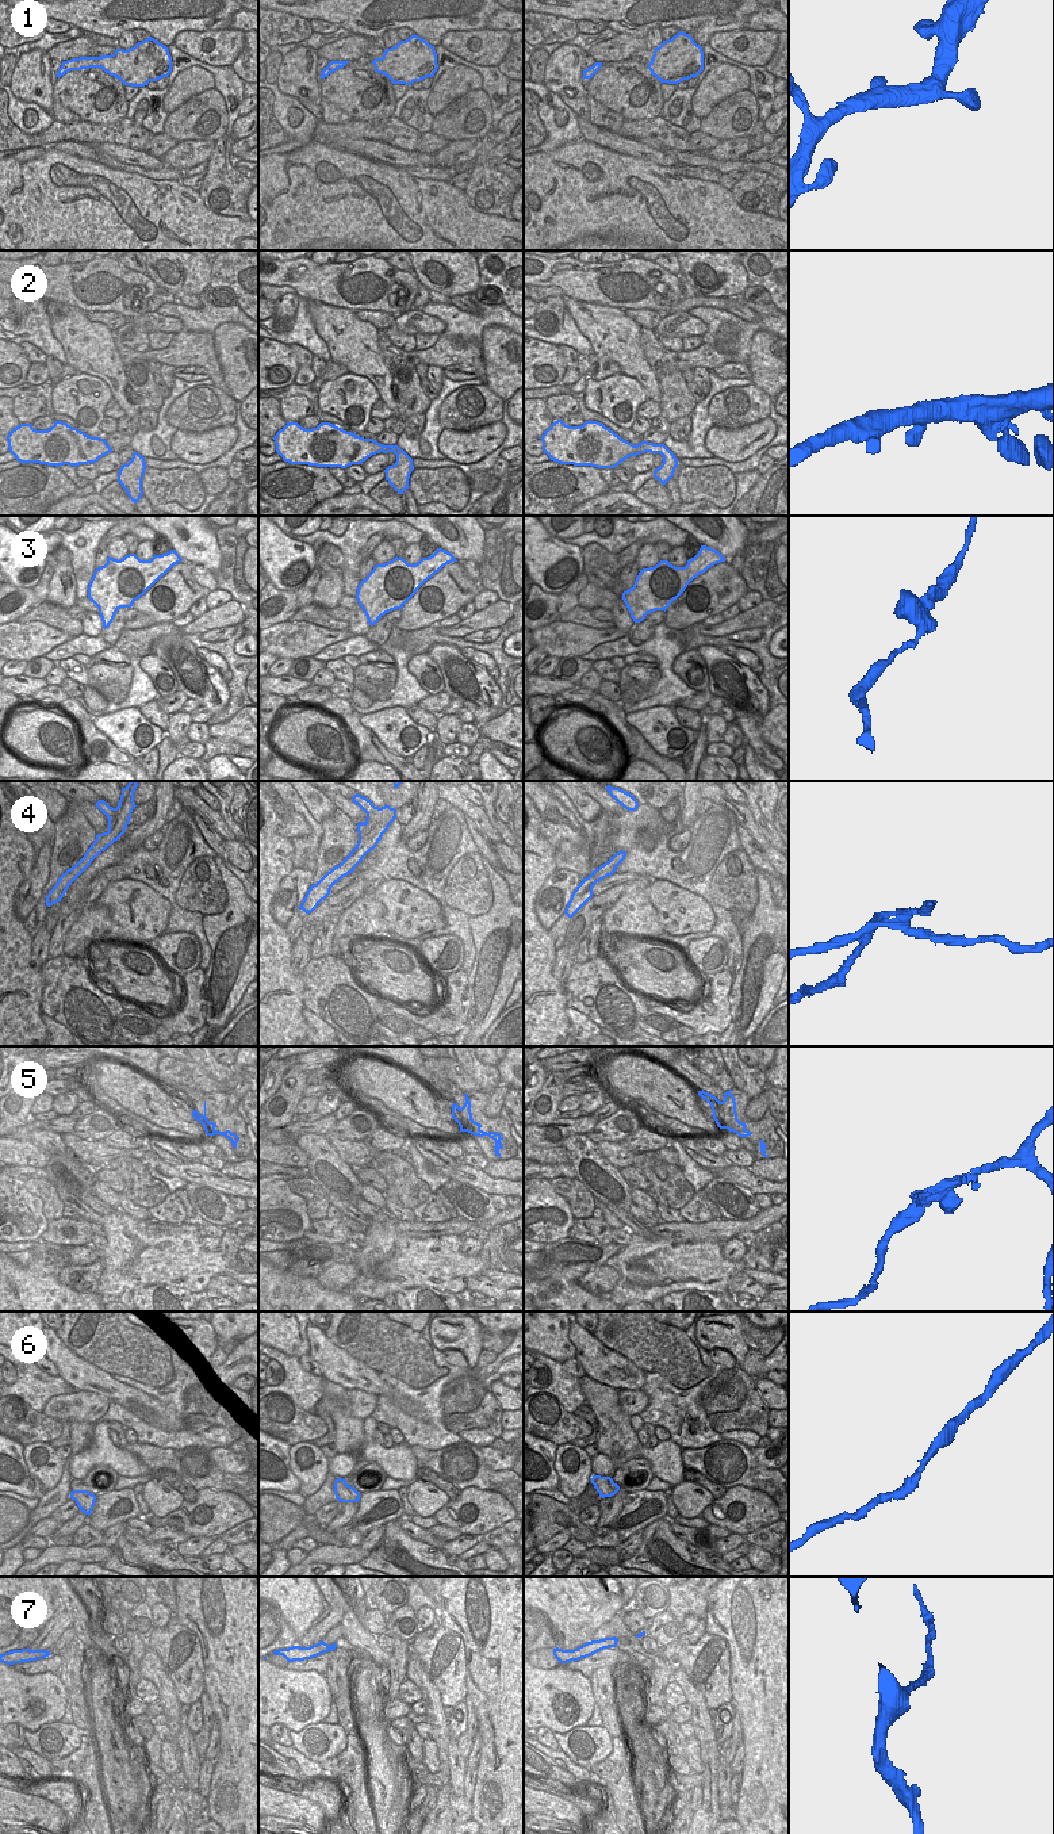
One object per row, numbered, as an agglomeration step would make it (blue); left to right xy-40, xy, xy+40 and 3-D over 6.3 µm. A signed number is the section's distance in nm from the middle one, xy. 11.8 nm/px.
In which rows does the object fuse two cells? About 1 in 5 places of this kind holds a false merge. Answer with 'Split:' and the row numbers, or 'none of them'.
Split: 4, 5, 7

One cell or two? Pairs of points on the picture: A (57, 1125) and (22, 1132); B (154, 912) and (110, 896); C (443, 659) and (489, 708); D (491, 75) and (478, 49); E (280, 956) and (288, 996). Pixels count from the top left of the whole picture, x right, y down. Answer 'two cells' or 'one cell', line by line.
A: one cell
B: one cell
C: one cell
D: two cells
E: one cell

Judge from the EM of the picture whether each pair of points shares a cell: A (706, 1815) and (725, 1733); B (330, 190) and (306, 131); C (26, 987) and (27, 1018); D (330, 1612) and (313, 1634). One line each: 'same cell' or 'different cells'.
A: different cells
B: different cells
C: same cell
D: same cell

